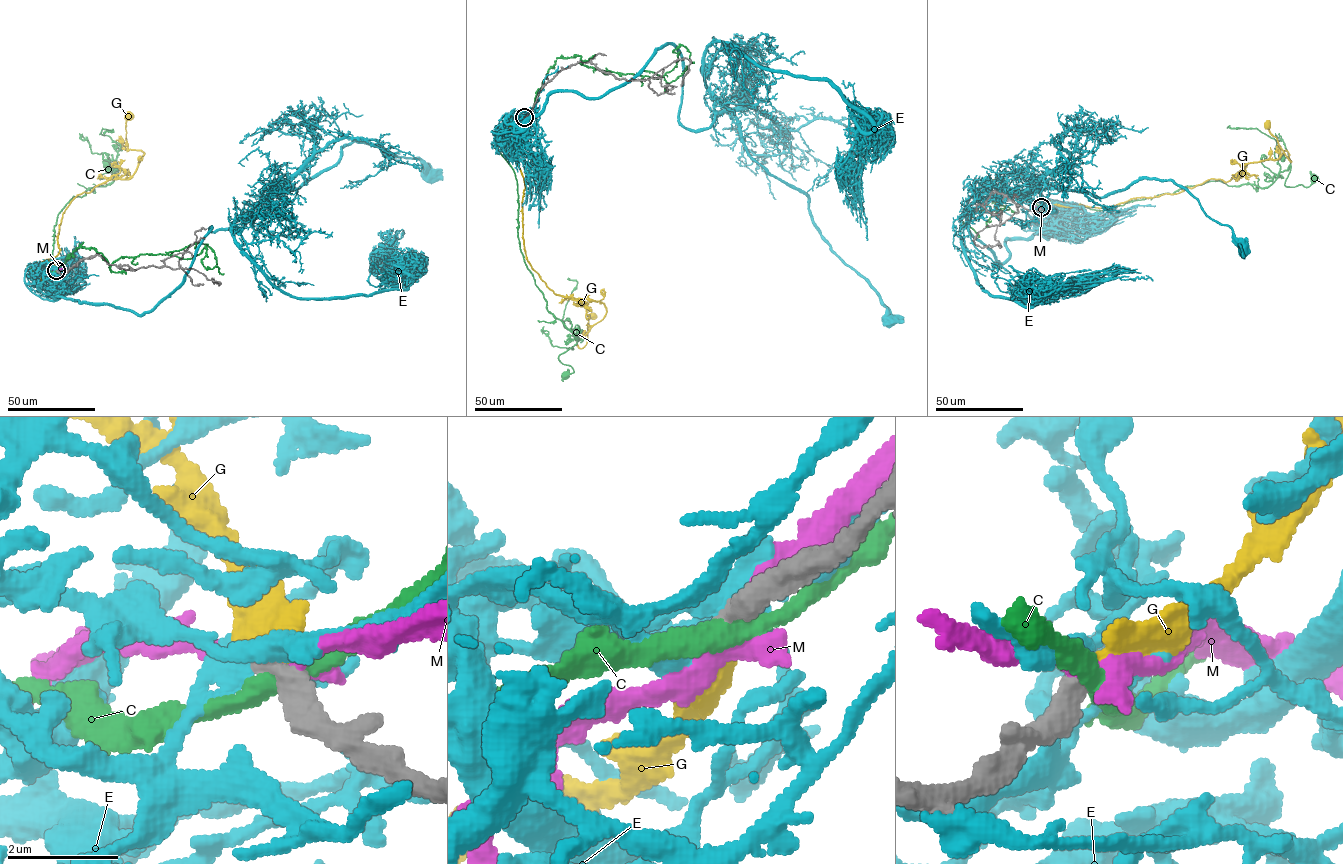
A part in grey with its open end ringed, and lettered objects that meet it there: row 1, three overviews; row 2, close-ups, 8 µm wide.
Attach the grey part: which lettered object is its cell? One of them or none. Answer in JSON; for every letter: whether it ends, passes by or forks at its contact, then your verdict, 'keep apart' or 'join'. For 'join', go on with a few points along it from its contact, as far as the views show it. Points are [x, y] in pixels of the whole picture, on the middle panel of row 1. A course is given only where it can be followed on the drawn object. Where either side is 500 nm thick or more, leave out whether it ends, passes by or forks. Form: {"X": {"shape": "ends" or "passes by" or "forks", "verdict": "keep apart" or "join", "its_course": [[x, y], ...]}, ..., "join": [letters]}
{"C": {"shape": "passes by", "verdict": "keep apart"}, "E": {"shape": "forks", "verdict": "keep apart"}, "G": {"shape": "ends", "verdict": "join", "its_course": [[524, 117], [513, 150], [525, 185], [526, 259], [555, 293], [605, 306], [579, 348], [592, 316]]}, "M": {"shape": "forks", "verdict": "keep apart"}, "join": ["G"]}

